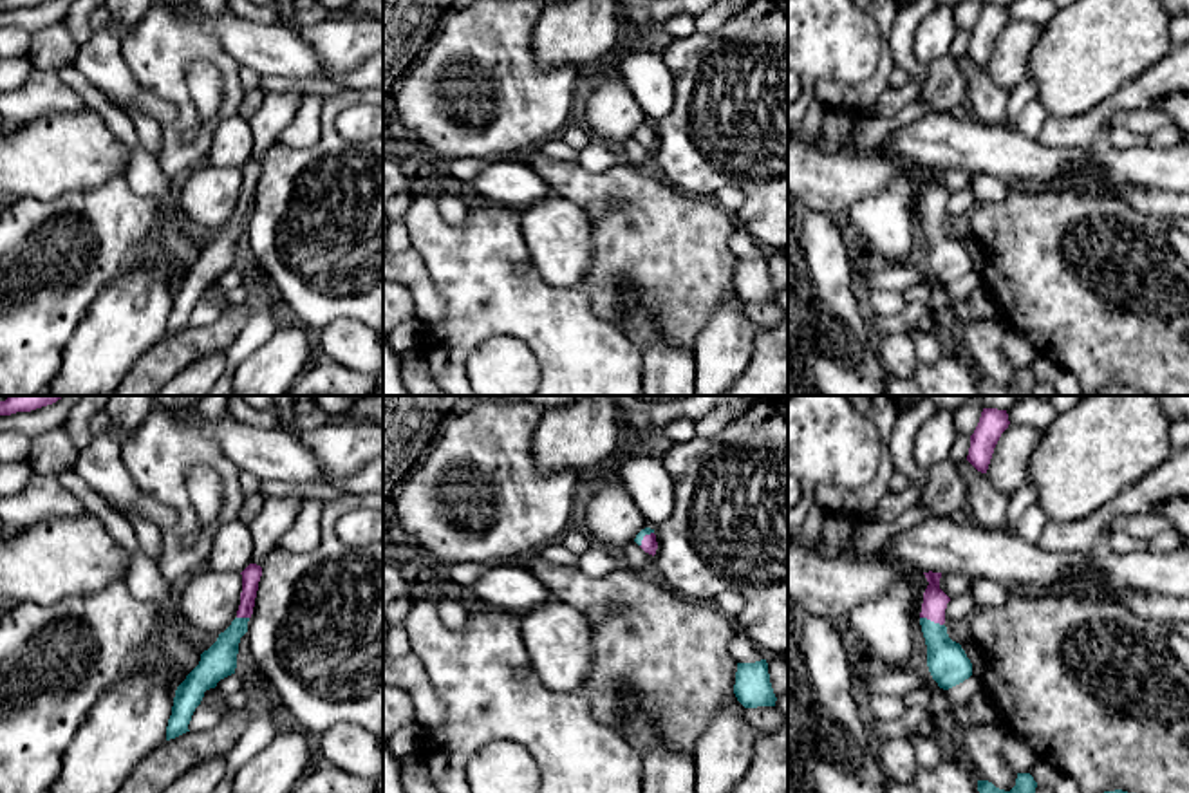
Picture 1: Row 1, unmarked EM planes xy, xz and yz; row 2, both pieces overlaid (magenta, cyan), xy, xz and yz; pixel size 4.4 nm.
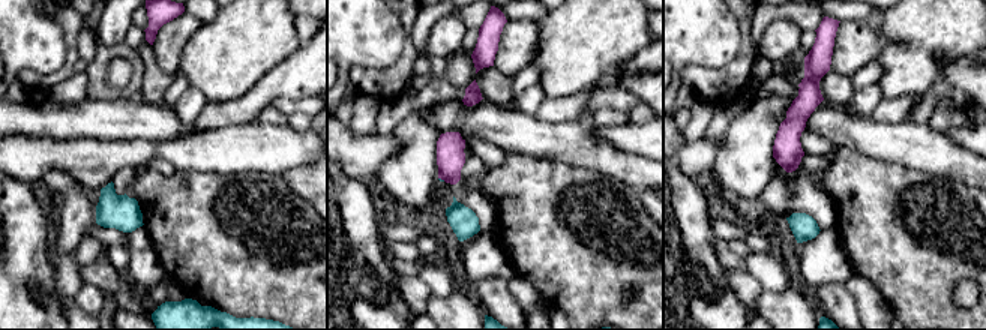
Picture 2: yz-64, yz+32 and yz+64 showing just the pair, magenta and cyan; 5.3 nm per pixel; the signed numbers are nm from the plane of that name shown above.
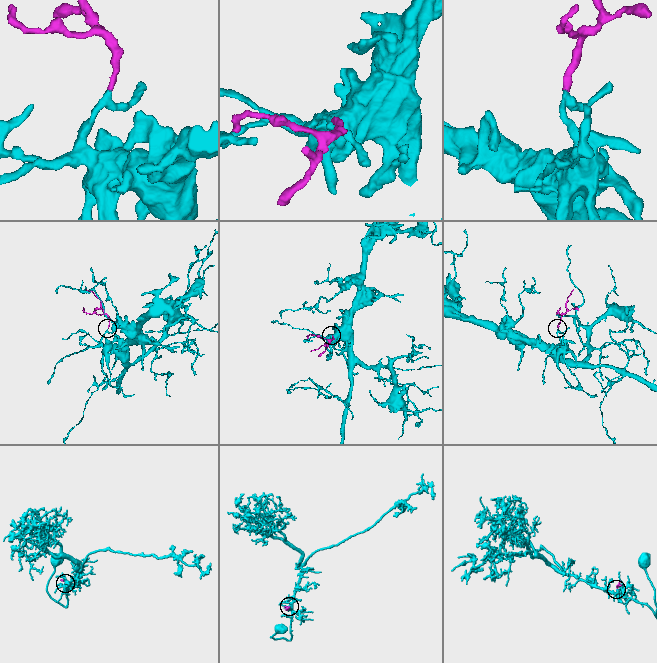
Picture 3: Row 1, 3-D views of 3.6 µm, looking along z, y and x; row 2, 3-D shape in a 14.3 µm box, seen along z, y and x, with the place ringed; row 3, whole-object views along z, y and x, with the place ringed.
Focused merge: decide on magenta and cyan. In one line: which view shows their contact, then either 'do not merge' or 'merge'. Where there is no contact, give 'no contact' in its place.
yz | merge

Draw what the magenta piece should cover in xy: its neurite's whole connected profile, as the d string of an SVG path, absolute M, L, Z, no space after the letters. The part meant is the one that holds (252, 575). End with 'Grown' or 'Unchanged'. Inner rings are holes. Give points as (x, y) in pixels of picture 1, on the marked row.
M249 564L242 573L242 592L237 618L219 634L217 641L201 654L199 665L177 686L172 715L166 726L166 741L175 739L188 730L195 708L201 704L204 692L237 668L240 638L248 632L248 621L253 614L262 567Z. Grown

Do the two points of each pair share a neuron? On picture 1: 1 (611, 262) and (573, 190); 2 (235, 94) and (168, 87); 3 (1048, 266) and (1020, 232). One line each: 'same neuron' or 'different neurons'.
1: same neuron
2: same neuron
3: same neuron

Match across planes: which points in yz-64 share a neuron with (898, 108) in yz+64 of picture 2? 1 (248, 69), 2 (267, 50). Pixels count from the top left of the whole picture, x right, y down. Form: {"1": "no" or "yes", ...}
{"1": "no", "2": "no"}

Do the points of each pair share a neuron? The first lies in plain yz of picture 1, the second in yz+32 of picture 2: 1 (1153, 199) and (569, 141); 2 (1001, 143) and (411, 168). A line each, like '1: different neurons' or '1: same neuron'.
1: same neuron
2: different neurons

